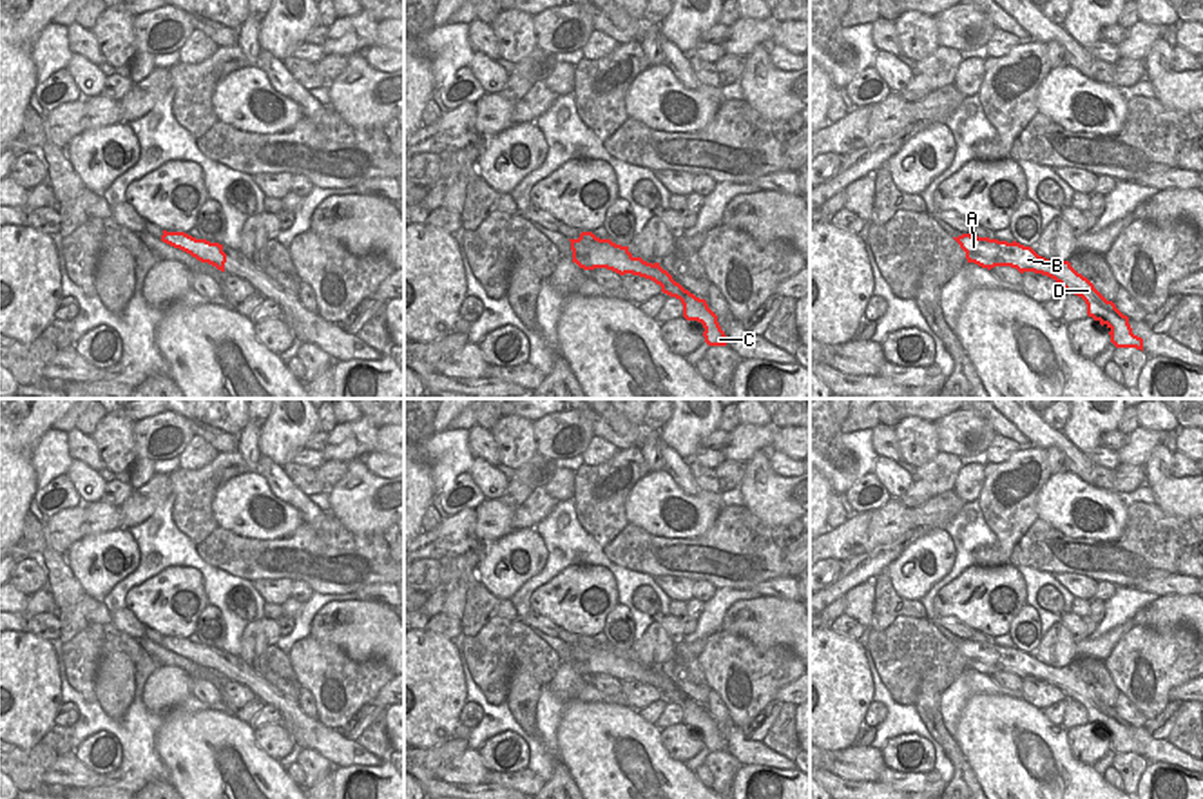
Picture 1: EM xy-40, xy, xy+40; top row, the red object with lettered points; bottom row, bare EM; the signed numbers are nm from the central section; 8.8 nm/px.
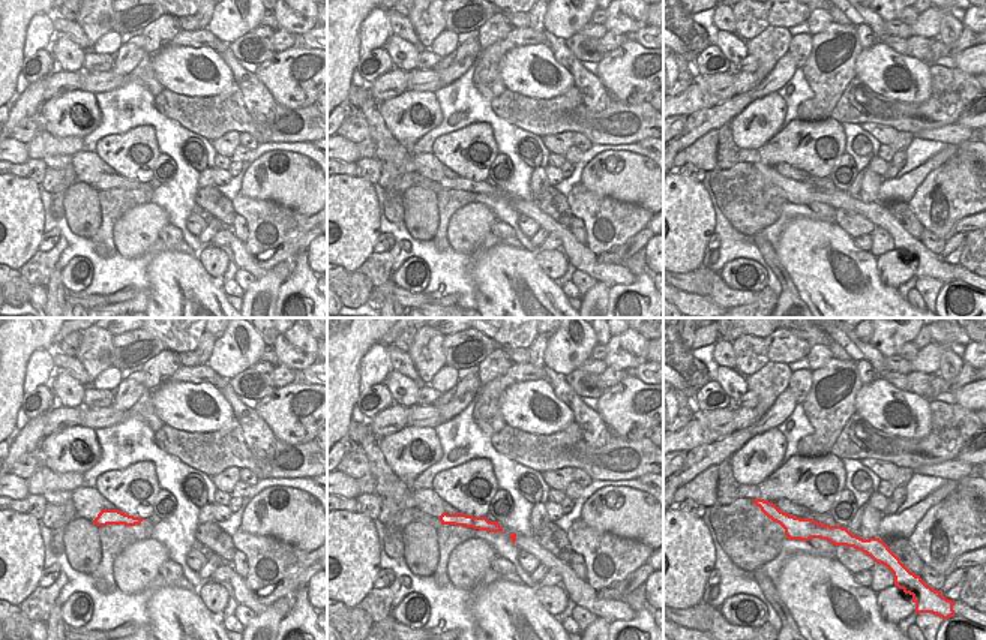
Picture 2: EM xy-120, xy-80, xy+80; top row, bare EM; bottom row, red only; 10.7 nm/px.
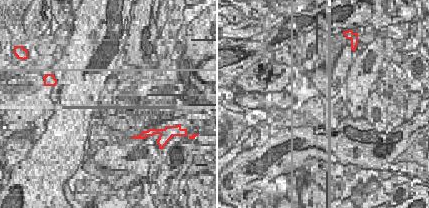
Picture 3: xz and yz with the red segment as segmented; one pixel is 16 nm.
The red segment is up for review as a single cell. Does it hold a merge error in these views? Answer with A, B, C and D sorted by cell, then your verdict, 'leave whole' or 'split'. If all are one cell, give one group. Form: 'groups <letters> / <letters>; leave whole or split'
groups A / B C D; split

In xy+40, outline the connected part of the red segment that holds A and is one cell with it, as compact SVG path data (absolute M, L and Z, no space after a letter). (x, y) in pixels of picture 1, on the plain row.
M962 640L953 645L966 658L967 669L975 669L987 676L998 672L996 667L1002 663L1002 656L996 650L996 645L978 643L978 641L971 641L971 640Z

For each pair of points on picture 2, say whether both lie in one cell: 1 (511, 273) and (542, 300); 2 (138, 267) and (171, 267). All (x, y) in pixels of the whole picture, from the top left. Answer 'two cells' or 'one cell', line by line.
1: one cell
2: two cells

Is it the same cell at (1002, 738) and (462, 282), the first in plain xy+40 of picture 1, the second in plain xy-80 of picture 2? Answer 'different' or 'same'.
different

